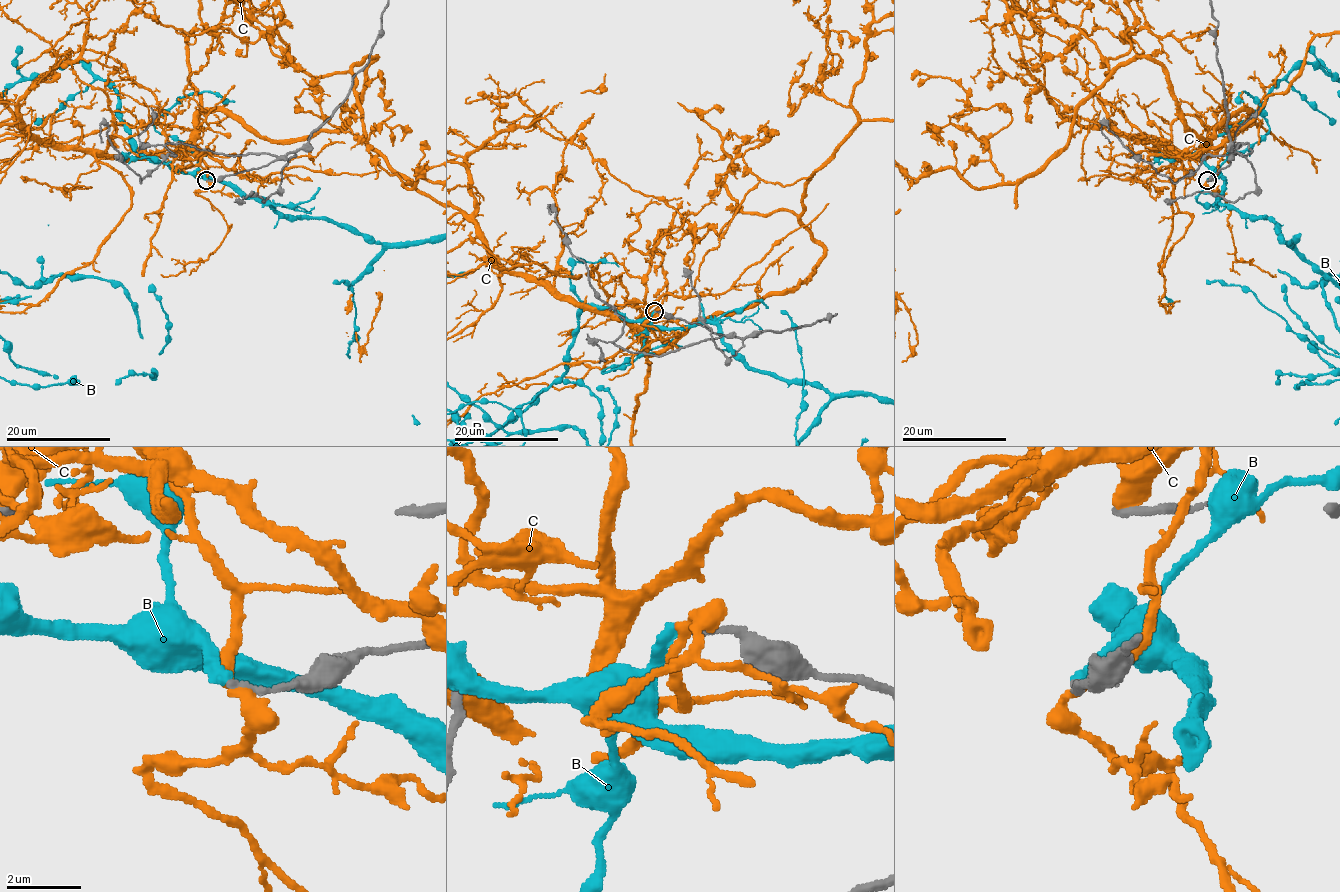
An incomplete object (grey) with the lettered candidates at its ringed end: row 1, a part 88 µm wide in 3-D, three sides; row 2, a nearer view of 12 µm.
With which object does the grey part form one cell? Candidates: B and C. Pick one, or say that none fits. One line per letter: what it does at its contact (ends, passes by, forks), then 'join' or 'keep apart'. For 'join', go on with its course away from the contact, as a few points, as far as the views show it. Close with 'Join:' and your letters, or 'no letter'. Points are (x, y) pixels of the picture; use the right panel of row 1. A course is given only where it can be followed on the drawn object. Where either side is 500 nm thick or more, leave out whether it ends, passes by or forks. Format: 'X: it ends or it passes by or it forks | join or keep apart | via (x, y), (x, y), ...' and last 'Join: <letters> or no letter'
B: it ends | keep apart
C: it passes by | keep apart
Join: no letter

